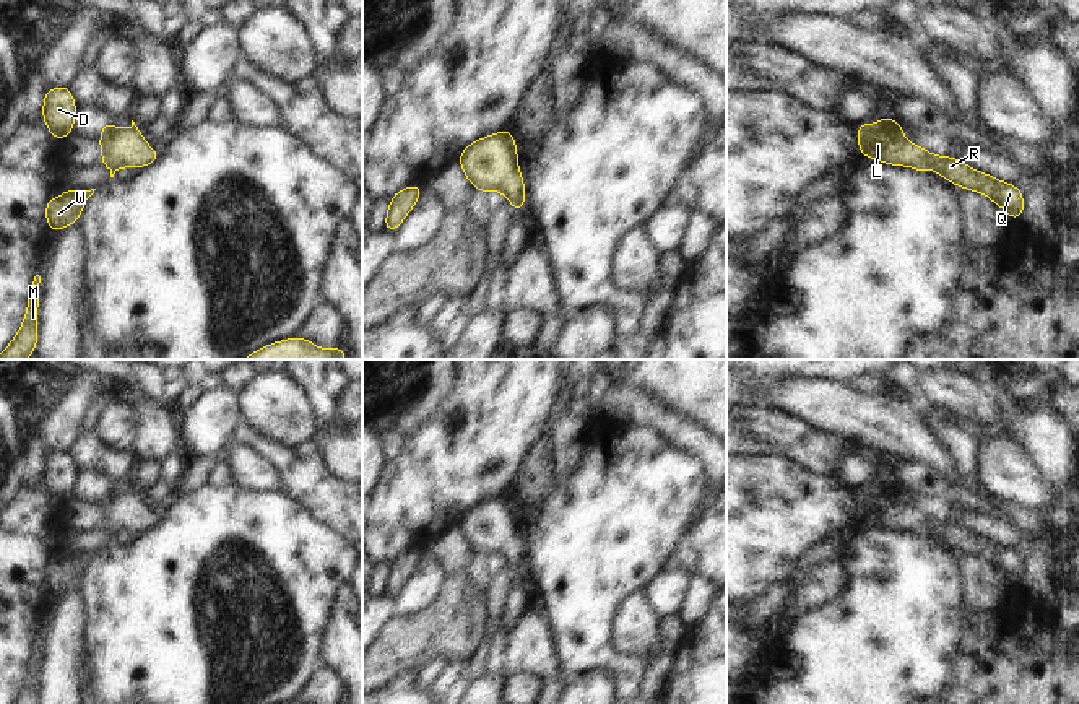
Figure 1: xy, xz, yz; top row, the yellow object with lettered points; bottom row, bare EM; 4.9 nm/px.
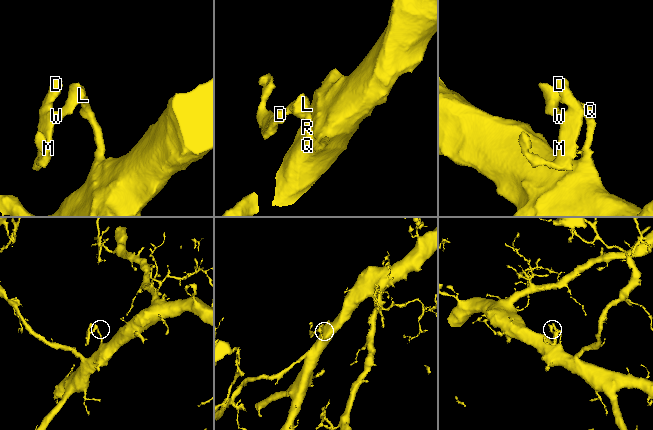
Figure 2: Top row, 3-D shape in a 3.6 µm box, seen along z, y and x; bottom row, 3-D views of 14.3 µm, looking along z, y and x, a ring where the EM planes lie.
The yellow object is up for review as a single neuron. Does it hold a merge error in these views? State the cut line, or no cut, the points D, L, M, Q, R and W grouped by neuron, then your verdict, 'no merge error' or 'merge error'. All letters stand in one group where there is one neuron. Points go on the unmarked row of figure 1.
no cut | D L M Q R W | no merge error

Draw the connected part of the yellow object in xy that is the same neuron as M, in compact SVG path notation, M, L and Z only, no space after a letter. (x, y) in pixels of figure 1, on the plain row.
M36 639L32 645L32 655L28 660L23 688L13 704L37 704L39 678L36 676L36 673L39 671L39 647L41 641Z

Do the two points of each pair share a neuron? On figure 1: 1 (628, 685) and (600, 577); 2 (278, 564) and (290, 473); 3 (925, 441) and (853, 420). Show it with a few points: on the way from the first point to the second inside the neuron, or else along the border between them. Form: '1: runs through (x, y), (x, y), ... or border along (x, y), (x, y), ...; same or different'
1: runs through (608, 659), (598, 649), (598, 604); same
2: border along (278, 488), (316, 519); different
3: runs through (907, 436), (889, 425), (871, 421); same

